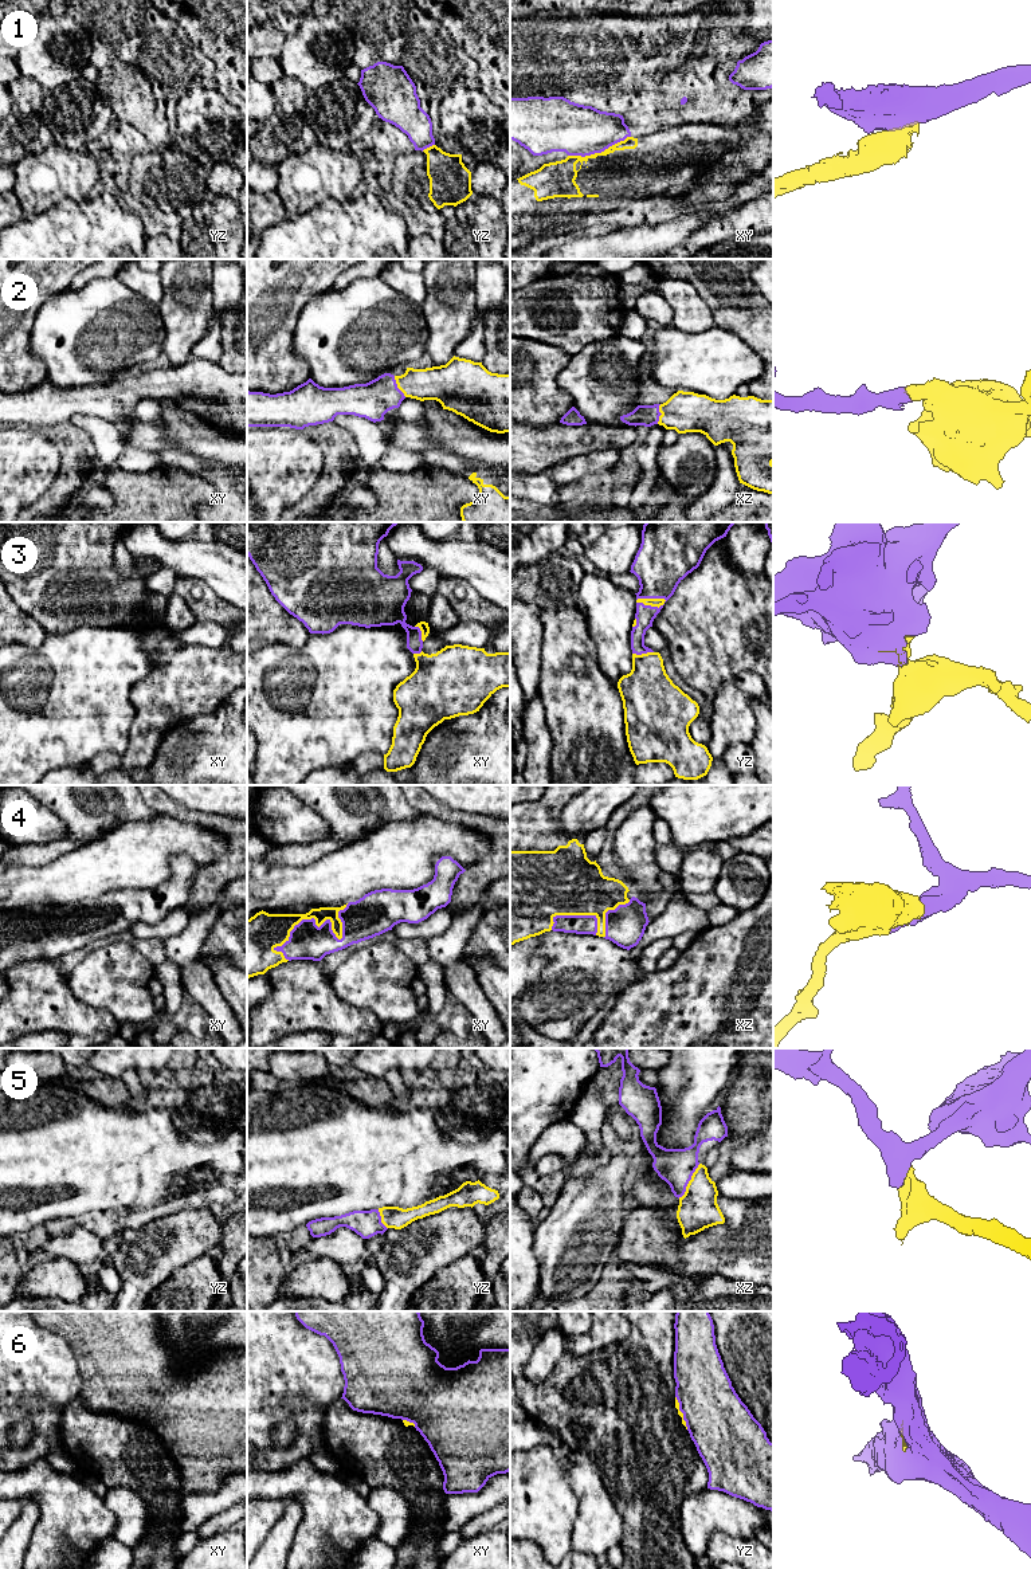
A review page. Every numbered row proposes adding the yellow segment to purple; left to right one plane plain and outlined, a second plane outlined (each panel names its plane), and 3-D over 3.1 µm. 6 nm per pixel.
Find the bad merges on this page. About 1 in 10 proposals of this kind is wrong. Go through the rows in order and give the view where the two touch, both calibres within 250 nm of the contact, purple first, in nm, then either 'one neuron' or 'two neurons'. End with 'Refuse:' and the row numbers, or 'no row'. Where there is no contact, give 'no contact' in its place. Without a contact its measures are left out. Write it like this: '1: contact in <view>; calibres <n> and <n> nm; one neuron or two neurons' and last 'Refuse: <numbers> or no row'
1: contact in xy; calibres 300 and 150 nm; two neurons
2: contact in xy; calibres 220 and 200 nm; one neuron
3: contact in yz; calibres 320 and 50 nm; one neuron
4: contact in xy; calibres 240 and 120 nm; one neuron
5: contact in xz; calibres 220 and 240 nm; one neuron
6: contact in yz; calibres 380 and 30 nm; one neuron
Refuse: 1

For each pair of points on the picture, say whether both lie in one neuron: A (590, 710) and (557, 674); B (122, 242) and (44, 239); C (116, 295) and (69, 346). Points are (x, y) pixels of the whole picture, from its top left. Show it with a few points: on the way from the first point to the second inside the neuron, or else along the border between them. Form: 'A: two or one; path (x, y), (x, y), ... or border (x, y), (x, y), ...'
A: one; path (580, 701), (567, 683)
B: one; path (104, 242), (63, 242)
C: one; path (102, 309), (78, 333)

